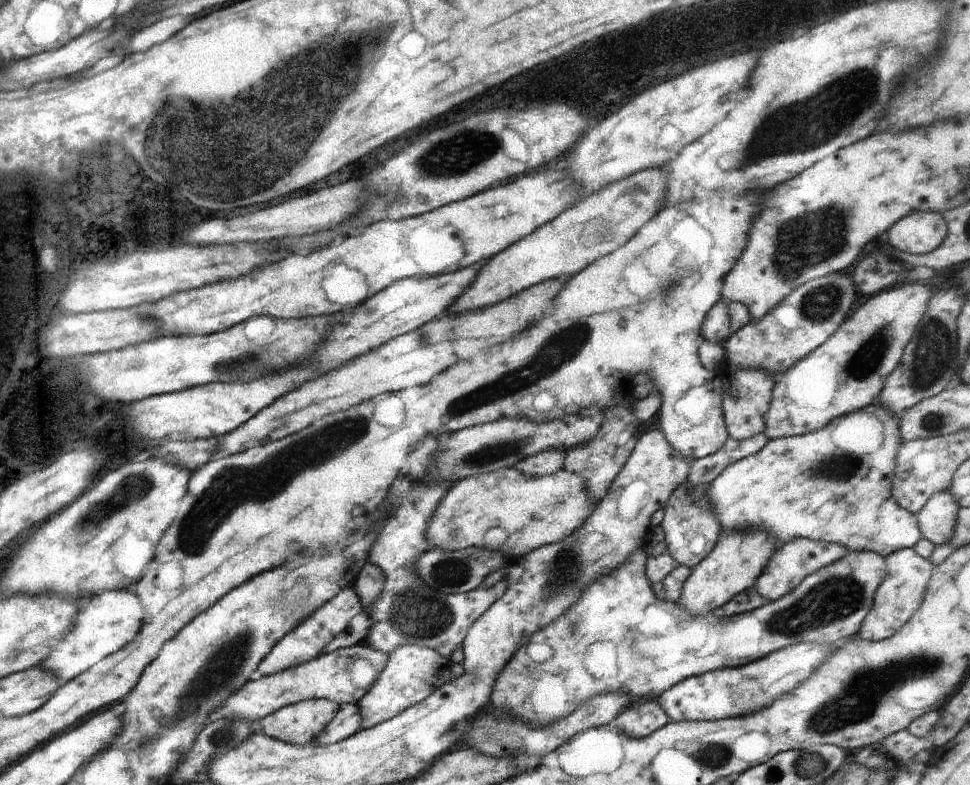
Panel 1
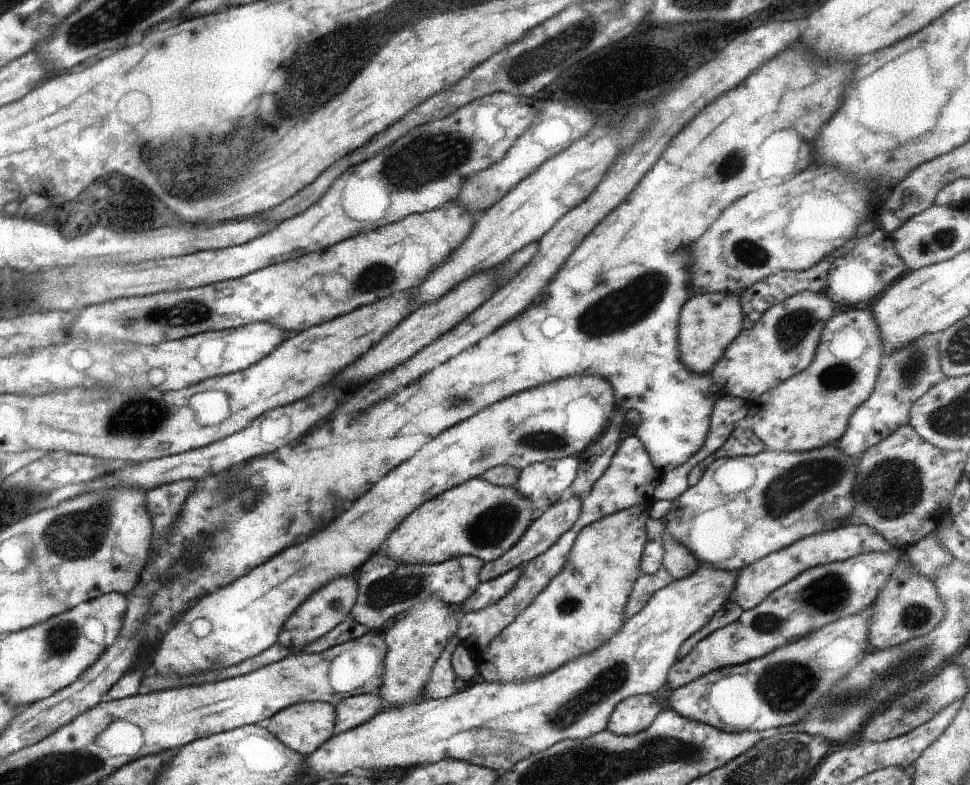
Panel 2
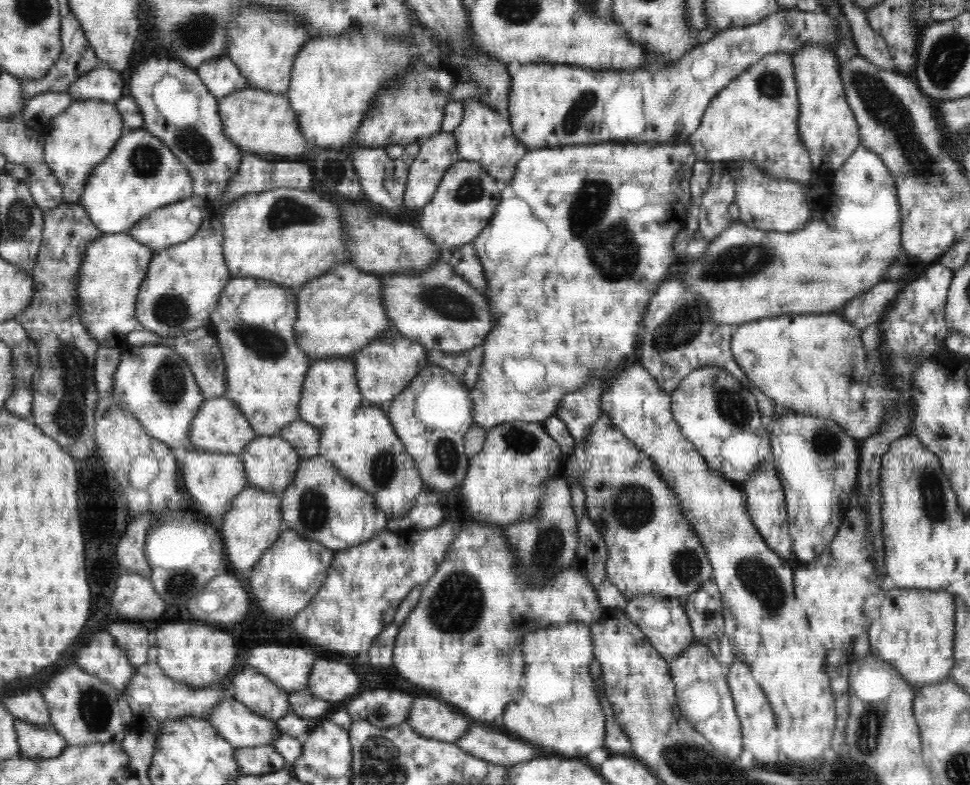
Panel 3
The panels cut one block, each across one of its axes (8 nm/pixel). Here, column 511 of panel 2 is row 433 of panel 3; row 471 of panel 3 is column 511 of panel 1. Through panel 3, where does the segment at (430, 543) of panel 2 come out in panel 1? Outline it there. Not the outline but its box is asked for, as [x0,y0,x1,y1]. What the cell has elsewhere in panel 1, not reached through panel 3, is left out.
[426,467,600,561]

